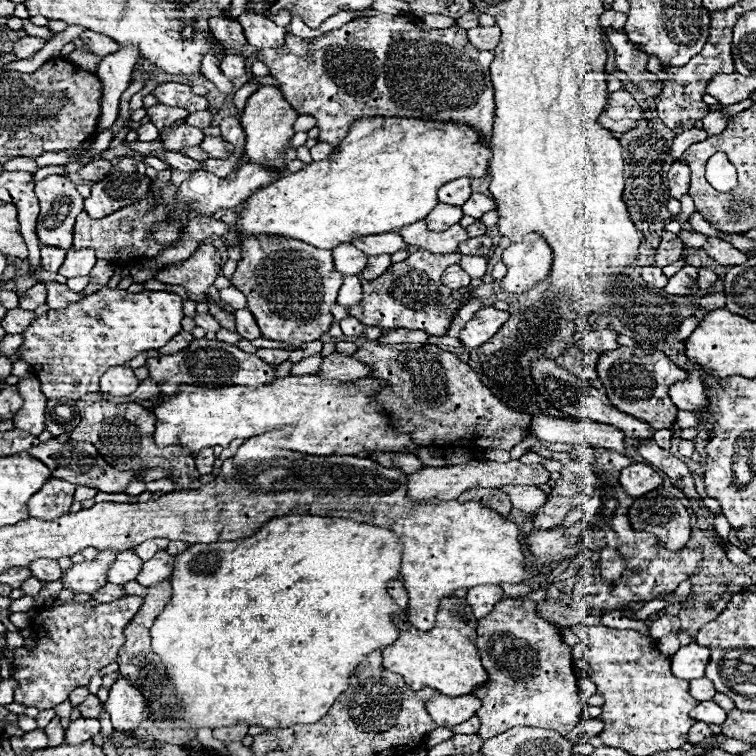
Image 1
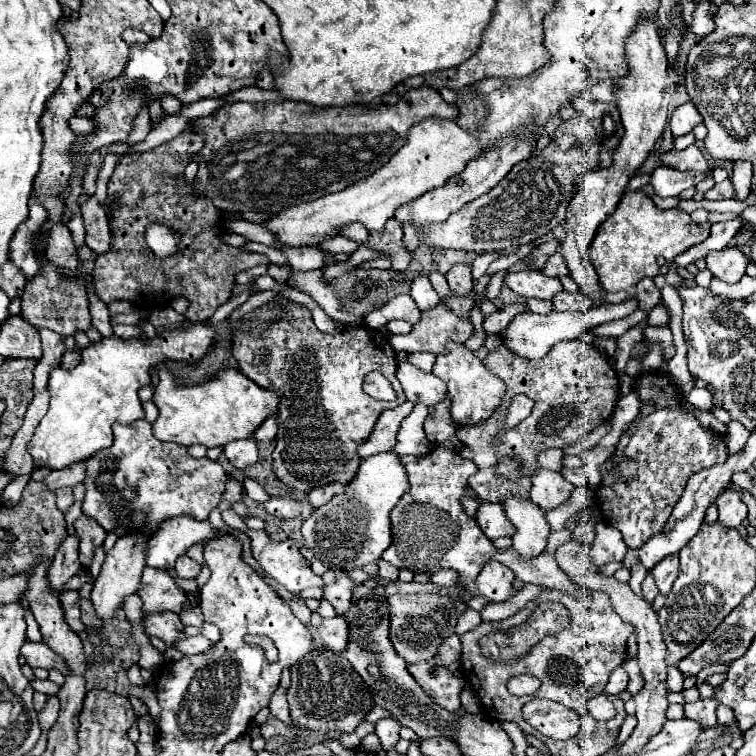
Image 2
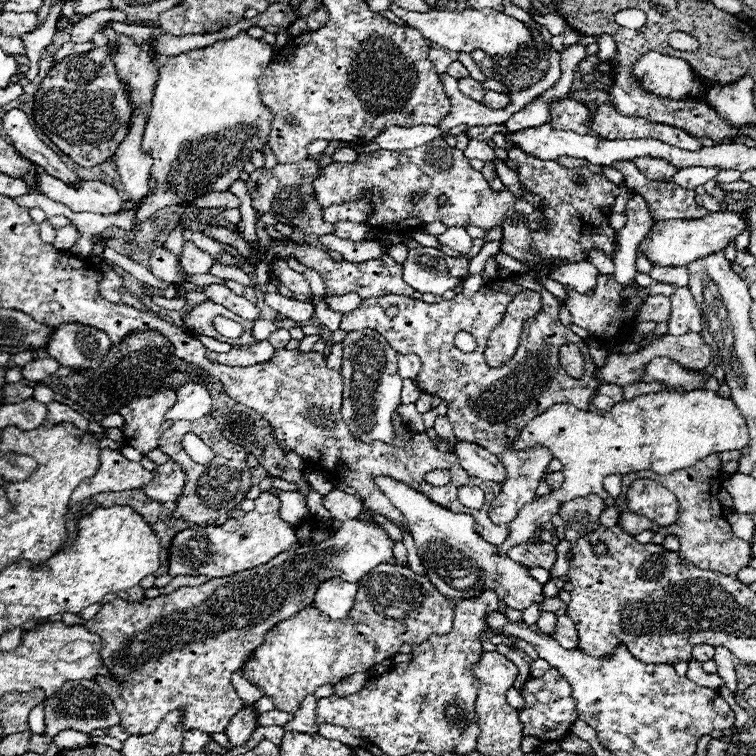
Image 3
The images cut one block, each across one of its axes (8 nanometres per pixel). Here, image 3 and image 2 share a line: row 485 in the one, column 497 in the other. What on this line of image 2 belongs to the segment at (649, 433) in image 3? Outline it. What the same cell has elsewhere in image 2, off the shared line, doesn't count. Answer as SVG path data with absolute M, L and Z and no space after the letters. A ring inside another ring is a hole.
M492 560L478 574L476 588L478 588L478 594L490 602L506 602L516 594L514 580L516 578L514 578L514 572L510 568Z

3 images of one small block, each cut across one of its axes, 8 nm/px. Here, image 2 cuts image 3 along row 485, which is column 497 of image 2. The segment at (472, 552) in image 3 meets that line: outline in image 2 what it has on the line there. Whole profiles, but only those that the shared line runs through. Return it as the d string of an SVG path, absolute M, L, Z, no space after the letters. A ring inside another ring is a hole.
M448 342L446 350L448 350L446 354L436 356L436 364L434 364L432 374L446 380L446 384L448 384L448 396L452 398L452 408L450 408L452 418L460 426L478 424L486 416L490 416L490 412L494 408L498 408L498 404L506 392L506 384L494 372L490 372L484 366L484 362L472 350L468 350L464 344Z

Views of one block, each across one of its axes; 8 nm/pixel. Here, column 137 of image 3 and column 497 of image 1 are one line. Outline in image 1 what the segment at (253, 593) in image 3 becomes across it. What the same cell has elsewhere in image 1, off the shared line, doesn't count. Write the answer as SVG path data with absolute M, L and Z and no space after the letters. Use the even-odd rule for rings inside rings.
M514 598L500 600L488 616L478 620L476 646L480 650L482 664L490 674L488 684L474 690L474 696L482 700L482 706L476 716L482 722L478 734L484 740L494 738L514 726L546 728L546 730L554 730L564 736L580 722L584 700L580 698L580 692L578 692L578 678L572 672L570 646L562 642L562 636L556 624L550 624L548 620L536 614L536 602L514 600Z

